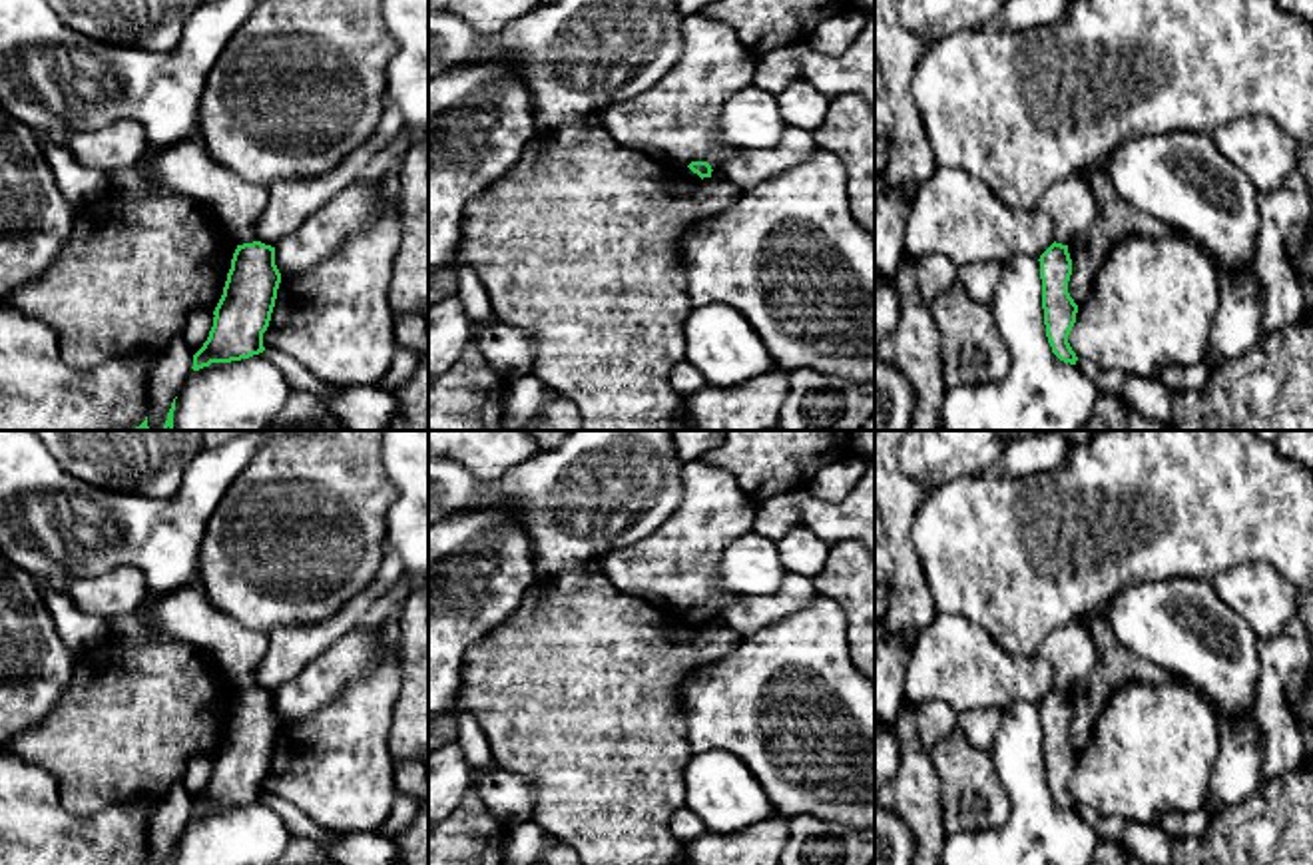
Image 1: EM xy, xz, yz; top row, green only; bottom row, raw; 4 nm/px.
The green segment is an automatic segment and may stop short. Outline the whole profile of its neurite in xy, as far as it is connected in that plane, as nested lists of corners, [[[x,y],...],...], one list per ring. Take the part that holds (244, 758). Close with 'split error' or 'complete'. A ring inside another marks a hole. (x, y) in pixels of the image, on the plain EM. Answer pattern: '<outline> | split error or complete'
[[[261,688],[237,692],[223,741],[213,757],[213,773],[193,801],[191,815],[263,799],[263,779],[271,767],[279,729],[275,694]]] | complete

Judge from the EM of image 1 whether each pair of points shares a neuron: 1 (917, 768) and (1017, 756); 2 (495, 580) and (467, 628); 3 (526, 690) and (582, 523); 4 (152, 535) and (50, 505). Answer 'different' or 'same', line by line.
1: different
2: same
3: different
4: same

